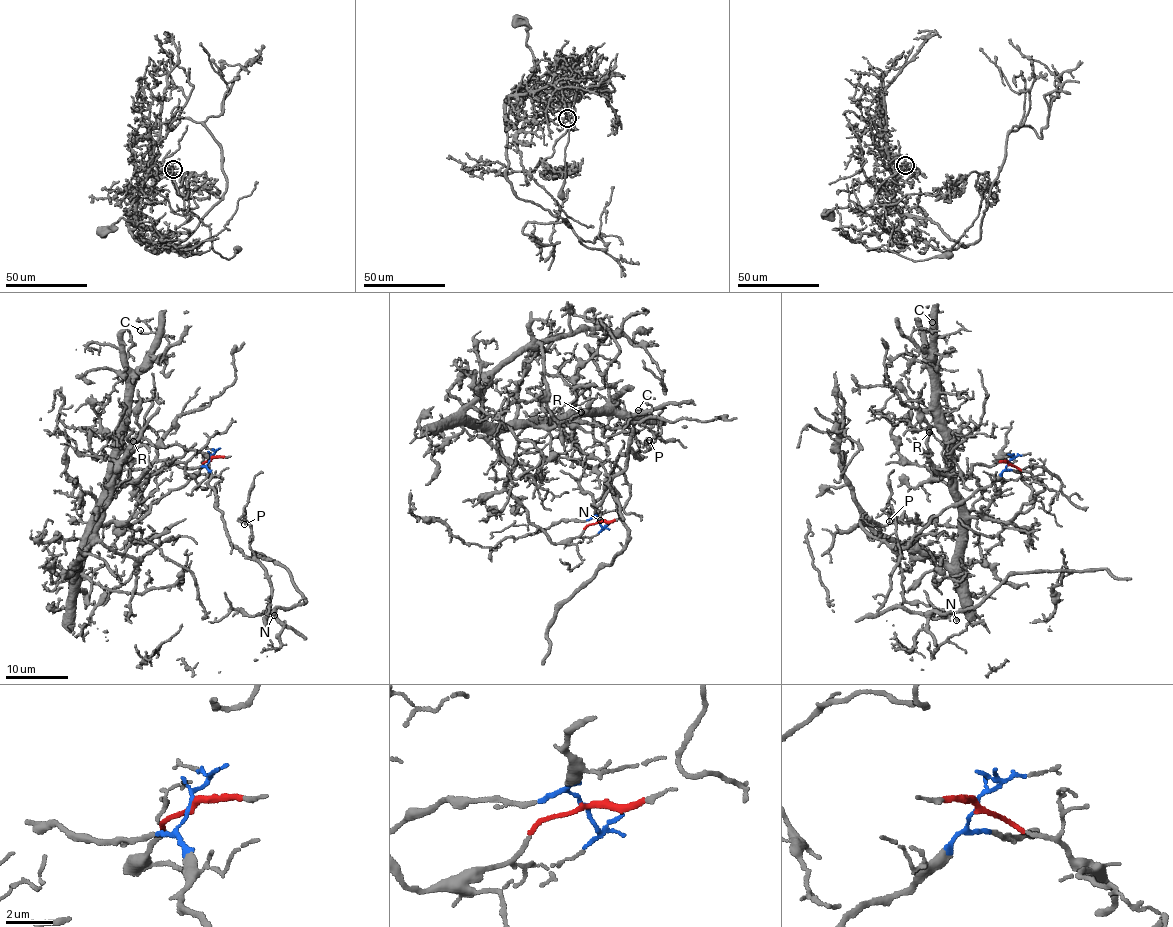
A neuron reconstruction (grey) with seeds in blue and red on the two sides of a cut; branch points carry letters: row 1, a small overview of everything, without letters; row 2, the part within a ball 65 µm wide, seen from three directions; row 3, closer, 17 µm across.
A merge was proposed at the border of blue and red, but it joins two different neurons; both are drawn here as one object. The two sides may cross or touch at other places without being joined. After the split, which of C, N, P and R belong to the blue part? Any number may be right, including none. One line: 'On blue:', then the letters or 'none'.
On blue: N, P

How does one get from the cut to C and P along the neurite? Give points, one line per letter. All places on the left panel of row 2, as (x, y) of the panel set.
C: (211, 459), (131, 524), (99, 526), (98, 511), (125, 412), (128, 380), (155, 337), (153, 332), (141, 331)
P: (211, 459), (208, 482), (229, 538), (251, 558), (252, 525), (243, 508), (245, 524)

